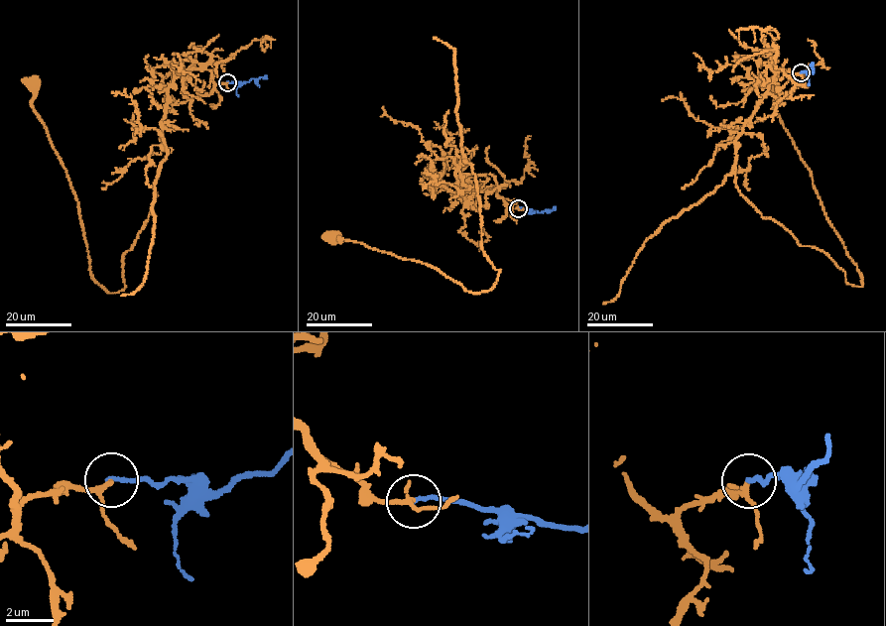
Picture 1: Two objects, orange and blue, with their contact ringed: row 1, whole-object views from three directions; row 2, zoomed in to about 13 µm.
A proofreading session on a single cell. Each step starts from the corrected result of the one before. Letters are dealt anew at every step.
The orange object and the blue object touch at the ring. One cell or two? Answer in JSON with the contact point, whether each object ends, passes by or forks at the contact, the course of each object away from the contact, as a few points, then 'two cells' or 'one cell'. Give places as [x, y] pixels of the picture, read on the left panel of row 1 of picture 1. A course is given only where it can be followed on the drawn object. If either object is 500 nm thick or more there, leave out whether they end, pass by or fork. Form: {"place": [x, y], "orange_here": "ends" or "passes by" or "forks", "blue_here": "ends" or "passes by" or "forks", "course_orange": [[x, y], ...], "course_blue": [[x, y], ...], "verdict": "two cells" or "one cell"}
{"place": [227, 82], "orange_here": "passes by", "blue_here": "ends", "course_orange": [[227, 82], [184, 70], [168, 88], [157, 195], [123, 255], [124, 289], [109, 294], [91, 274], [33, 81]], "course_blue": [[227, 82], [242, 83], [266, 74]], "verdict": "two cells"}

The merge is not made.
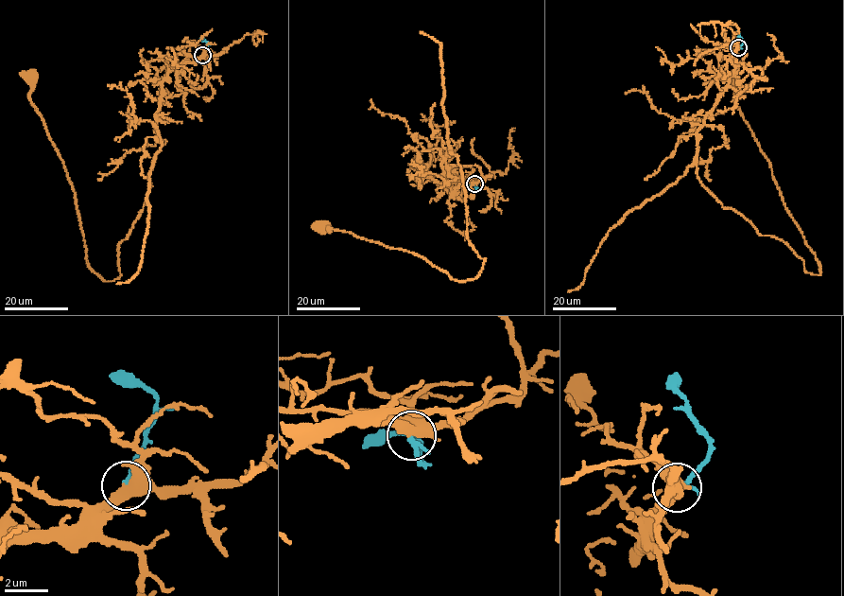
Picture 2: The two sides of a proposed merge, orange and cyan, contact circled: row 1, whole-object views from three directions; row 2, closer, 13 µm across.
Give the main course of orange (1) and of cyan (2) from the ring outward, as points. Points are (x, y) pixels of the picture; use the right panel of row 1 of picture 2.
1: (738, 48), (728, 87), (697, 132), (697, 177), (724, 207), (782, 239), (818, 275), (732, 78)
2: (738, 48), (743, 43), (738, 31)

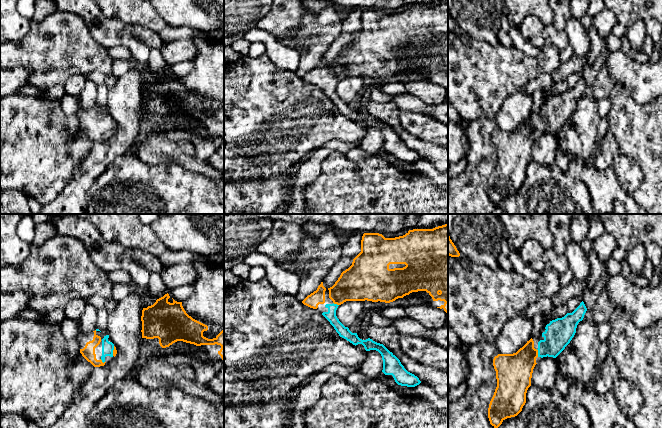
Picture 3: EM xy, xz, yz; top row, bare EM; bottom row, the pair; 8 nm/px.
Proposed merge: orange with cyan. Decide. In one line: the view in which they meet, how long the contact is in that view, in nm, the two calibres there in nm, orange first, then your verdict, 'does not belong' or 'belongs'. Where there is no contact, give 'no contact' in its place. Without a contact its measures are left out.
yz | 70 nm | 280/220 nm | belongs

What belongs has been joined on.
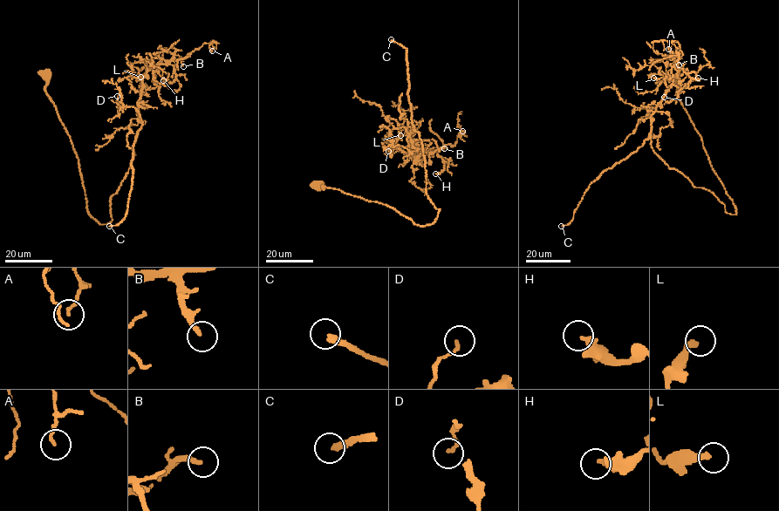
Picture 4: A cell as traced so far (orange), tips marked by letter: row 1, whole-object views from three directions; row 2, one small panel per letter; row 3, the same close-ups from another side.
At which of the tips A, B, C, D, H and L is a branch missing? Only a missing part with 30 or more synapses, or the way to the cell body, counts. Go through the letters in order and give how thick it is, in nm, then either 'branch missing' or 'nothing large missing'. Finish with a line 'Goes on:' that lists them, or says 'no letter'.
A: 120 nm thick; nothing large missing
B: 240 nm thick; branch missing
C: 280 nm thick; branch missing
D: 170 nm thick; nothing large missing
H: 260 nm thick; nothing large missing
L: 320 nm thick; branch missing
Goes on: B, C, L

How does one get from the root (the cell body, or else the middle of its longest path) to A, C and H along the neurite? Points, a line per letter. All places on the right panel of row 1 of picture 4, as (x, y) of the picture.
A: (674, 79), (734, 214), (651, 146), (652, 115), (680, 58), (679, 43), (669, 42), (668, 49)
C: (674, 79), (735, 214), (670, 168), (648, 138), (591, 184), (572, 220), (561, 226)
H: (674, 79), (734, 214), (711, 192), (670, 168), (651, 146), (652, 115), (676, 74), (673, 65), (698, 78)

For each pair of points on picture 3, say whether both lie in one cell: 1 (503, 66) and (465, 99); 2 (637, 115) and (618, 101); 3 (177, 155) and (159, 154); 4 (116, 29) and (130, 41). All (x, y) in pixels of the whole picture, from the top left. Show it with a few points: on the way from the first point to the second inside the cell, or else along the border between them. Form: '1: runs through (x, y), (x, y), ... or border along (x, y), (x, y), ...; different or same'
1: runs through (494, 72), (474, 90); same
2: runs through (632, 111), (623, 104); same
3: runs through (173, 154), (163, 154); same
4: runs through (119, 32), (127, 39); same

